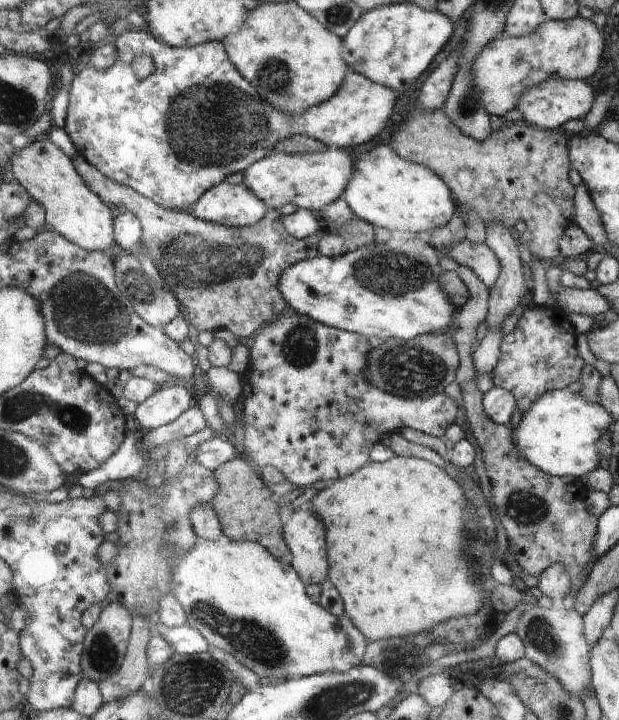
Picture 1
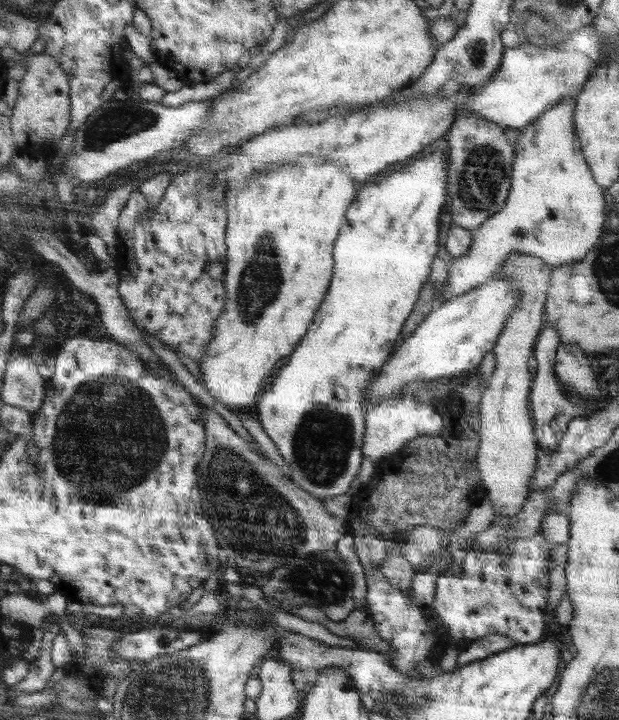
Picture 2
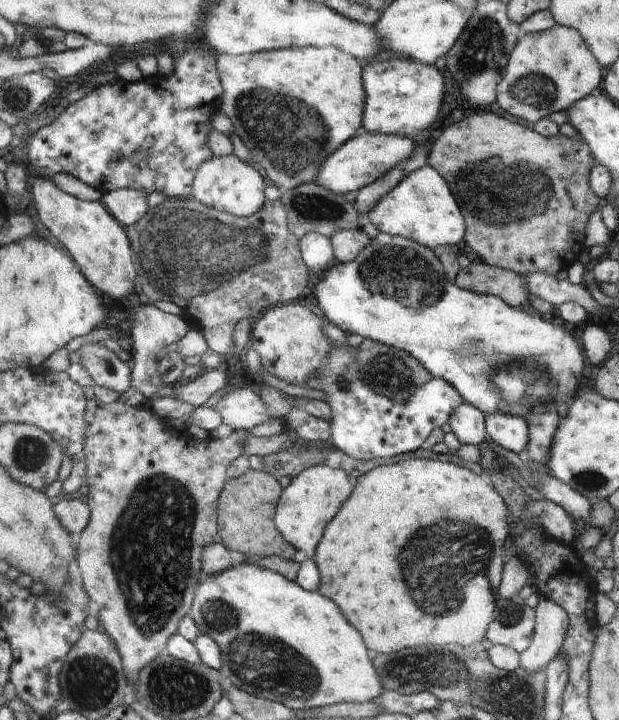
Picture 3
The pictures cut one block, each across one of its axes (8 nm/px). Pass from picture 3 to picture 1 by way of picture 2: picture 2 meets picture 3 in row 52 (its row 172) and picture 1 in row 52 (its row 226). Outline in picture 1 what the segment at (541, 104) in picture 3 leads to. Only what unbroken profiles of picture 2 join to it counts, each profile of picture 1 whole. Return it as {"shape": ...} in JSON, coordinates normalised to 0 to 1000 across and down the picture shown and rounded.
{"shape":[[[922,25],[922,28],[884,28],[855,50],[829,53],[829,50],[806,50],[787,64],[777,67],[771,75],[761,106],[767,122],[774,125],[774,139],[790,161],[813,161],[816,156],[835,150],[842,131],[851,122],[871,119],[887,108],[910,108],[910,111],[945,111],[961,103],[968,92],[974,69],[974,53],[961,33],[945,25]]]}

